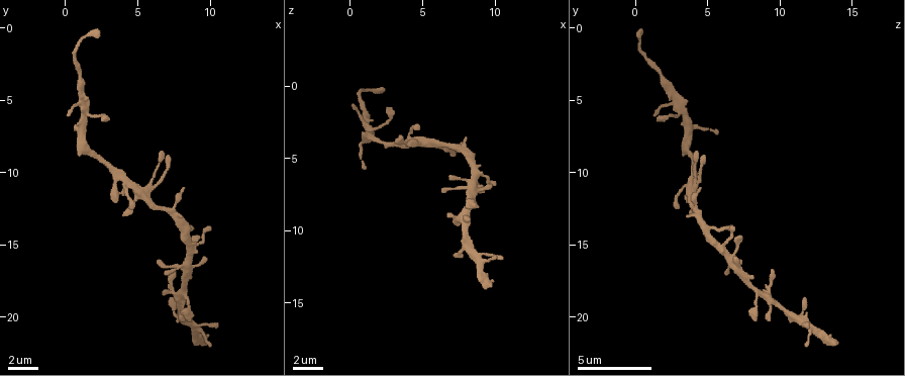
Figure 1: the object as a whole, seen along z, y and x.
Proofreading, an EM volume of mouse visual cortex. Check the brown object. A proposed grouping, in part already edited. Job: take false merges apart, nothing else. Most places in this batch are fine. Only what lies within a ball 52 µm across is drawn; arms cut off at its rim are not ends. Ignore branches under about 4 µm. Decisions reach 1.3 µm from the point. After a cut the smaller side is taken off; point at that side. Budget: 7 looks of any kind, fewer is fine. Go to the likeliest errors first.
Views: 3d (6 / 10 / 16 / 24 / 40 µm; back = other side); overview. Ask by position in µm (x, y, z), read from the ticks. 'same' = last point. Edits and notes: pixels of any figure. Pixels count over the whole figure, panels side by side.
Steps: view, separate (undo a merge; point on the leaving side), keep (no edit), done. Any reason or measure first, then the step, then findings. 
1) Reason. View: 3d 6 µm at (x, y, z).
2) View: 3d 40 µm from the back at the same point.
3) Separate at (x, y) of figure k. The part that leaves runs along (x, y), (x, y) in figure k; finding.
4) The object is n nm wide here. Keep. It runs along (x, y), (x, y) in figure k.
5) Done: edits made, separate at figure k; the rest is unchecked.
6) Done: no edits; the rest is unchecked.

View: 3d 10 µm at (5.8, 12.2, 4.0).

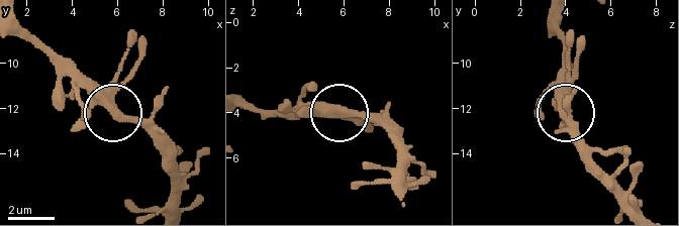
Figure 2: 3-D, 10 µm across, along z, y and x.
The object is 350 nm wide here. Keep. It runs along (341, 115), (385, 124) in figure 2; one neuron here.

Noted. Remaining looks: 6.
Sudden change in width. View: 3d 10 µm at (1.2, 4.6, 2.6).

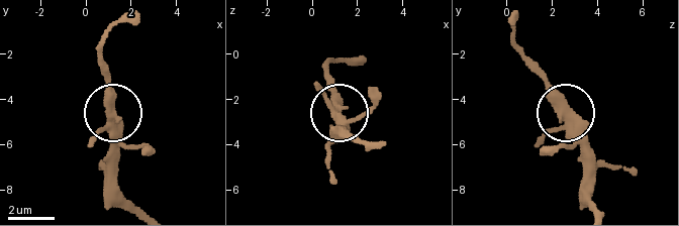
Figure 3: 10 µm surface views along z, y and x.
Keep. Continuous, no second neuron.

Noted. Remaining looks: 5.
Calibre changes. View: 3d 6 µm at (8.8, 15.6, 6.2).

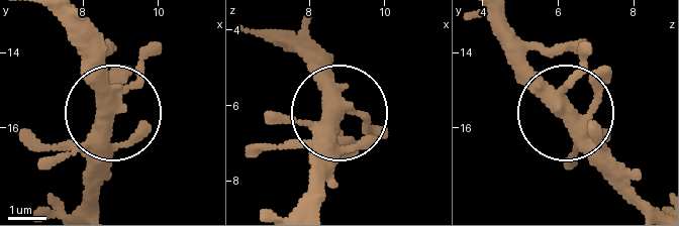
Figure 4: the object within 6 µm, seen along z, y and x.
View: 3d 6 µm from the back at (8.60, 15.50, 6.05).

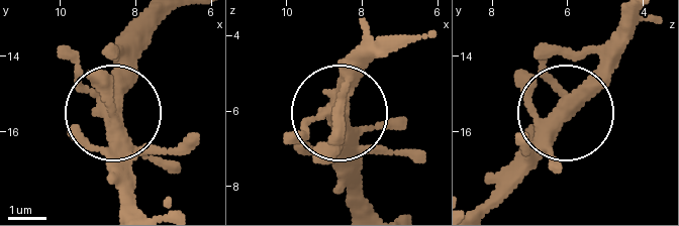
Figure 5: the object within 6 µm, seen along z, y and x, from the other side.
The object is 380 nm wide here. Keep. It runs along (167, 20), (109, 126), (115, 182) in figure 5; one neuron here.

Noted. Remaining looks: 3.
Done: no edits; the rest is unchecked.

